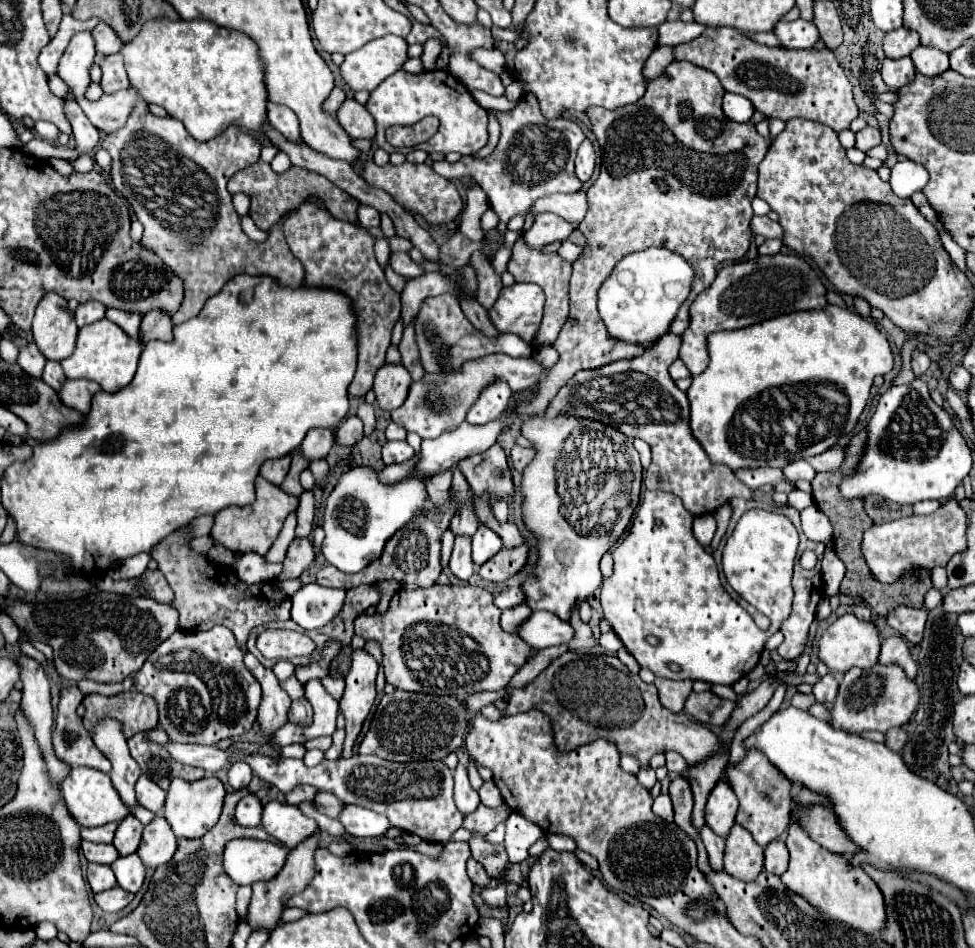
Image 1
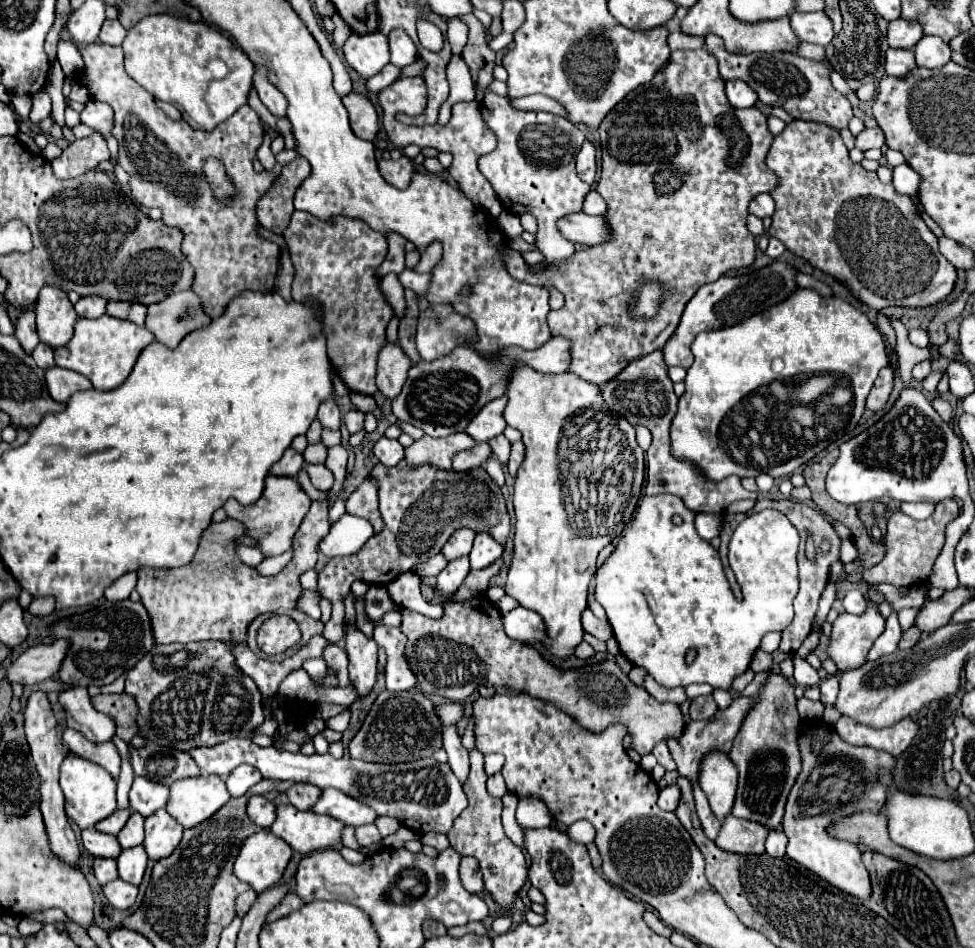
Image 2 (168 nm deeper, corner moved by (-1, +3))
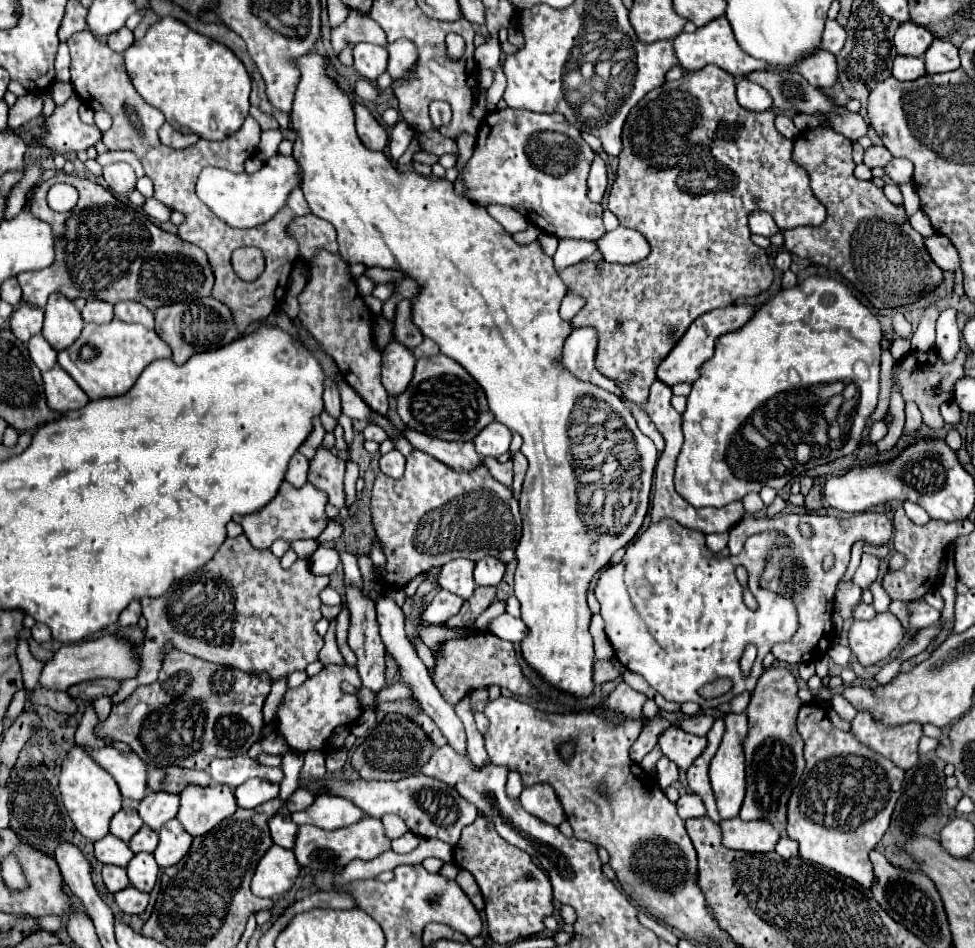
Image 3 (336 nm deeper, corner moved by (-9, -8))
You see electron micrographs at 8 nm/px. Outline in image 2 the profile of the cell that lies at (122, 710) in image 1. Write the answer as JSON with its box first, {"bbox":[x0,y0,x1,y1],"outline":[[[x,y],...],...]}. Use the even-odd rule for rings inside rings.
{"bbox":[92,693,138,743],"outline":[[[126,693],[120,695],[96,695],[92,699],[96,711],[112,717],[116,721],[116,735],[126,743],[138,733],[136,729],[136,703]]]}

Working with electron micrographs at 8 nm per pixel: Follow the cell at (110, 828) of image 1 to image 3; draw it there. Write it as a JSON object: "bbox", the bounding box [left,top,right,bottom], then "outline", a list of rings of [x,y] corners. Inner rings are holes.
{"bbox":[110,808,142,842],"outline":[[[122,808],[110,822],[110,834],[118,836],[120,840],[128,842],[140,828],[142,828],[142,820],[138,816],[138,810],[134,808]]]}

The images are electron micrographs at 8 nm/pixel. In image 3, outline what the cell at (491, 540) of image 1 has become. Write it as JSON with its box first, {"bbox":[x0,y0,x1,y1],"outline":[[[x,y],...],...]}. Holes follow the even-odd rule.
{"bbox":[474,556,504,586],"outline":[[[486,556],[484,560],[476,562],[474,580],[478,586],[498,586],[504,576],[504,562],[496,560],[494,556]]]}

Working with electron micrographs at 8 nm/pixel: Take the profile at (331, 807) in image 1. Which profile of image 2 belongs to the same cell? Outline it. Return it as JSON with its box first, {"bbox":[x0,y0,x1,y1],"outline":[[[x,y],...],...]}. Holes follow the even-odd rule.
{"bbox":[286,783,320,811],"outline":[[[294,783],[294,785],[286,791],[288,801],[290,801],[296,809],[300,809],[300,811],[310,809],[312,801],[316,801],[318,795],[320,795],[320,789],[316,789],[314,785],[308,785],[308,783]]]}

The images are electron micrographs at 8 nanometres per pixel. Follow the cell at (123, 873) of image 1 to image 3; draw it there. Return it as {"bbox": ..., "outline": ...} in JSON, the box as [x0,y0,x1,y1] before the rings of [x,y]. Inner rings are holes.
{"bbox":[126,852,158,892],"outline":[[[148,852],[136,854],[126,866],[126,870],[128,870],[132,886],[138,888],[140,892],[150,892],[154,888],[156,878],[158,878],[158,864],[152,854]]]}

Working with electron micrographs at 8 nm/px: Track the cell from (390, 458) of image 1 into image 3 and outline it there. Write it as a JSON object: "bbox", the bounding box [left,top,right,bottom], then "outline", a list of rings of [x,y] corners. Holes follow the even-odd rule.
{"bbox":[380,450,406,478],"outline":[[[392,450],[380,458],[380,470],[392,478],[400,478],[404,474],[404,464],[406,464],[406,458],[396,450]]]}

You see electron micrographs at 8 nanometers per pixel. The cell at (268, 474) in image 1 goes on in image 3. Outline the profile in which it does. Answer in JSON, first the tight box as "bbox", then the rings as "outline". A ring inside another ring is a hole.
{"bbox":[286,452,308,488],"outline":[[[296,452],[292,456],[292,460],[290,460],[290,466],[288,466],[288,472],[286,472],[286,480],[292,486],[300,488],[300,486],[306,484],[306,478],[308,478],[308,460],[300,452]]]}

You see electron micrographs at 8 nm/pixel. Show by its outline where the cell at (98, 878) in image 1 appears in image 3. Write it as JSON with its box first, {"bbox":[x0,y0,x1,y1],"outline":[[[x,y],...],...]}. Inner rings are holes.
{"bbox":[102,866,130,894],"outline":[[[104,866],[102,868],[102,878],[104,878],[104,884],[106,884],[108,892],[112,892],[112,894],[130,886],[126,868],[120,868],[120,866]]]}

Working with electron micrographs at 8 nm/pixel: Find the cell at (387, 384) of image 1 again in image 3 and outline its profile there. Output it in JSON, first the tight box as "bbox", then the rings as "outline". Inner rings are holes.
{"bbox":[382,340,416,396],"outline":[[[392,340],[384,350],[382,350],[382,386],[390,396],[400,396],[414,374],[414,364],[416,358],[404,344]]]}

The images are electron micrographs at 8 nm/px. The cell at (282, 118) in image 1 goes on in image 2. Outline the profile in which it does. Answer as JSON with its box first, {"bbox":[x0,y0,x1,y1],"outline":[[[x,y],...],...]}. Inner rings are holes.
{"bbox":[254,67,286,117],"outline":[[[256,67],[254,73],[254,89],[258,91],[262,103],[278,117],[284,117],[284,109],[286,109],[286,97],[280,93],[280,89],[276,89],[274,83],[270,83],[268,79],[268,67]]]}

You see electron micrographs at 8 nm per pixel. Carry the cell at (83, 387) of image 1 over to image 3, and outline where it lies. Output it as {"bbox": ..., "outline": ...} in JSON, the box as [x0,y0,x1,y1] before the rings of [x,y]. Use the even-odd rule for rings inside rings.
{"bbox":[42,364,90,414],"outline":[[[58,364],[52,370],[44,372],[42,378],[44,378],[44,394],[52,410],[66,414],[70,410],[84,408],[90,402],[86,392]]]}

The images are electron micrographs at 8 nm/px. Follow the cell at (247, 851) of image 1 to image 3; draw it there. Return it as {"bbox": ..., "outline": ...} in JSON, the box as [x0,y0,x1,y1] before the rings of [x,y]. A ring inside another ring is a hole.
{"bbox":[252,846,300,898],"outline":[[[272,846],[262,858],[260,858],[260,864],[256,866],[256,872],[252,876],[252,892],[260,898],[274,898],[274,896],[280,896],[284,892],[288,892],[296,878],[300,874],[300,864],[296,864],[296,856],[292,850],[286,850],[282,846]]]}

